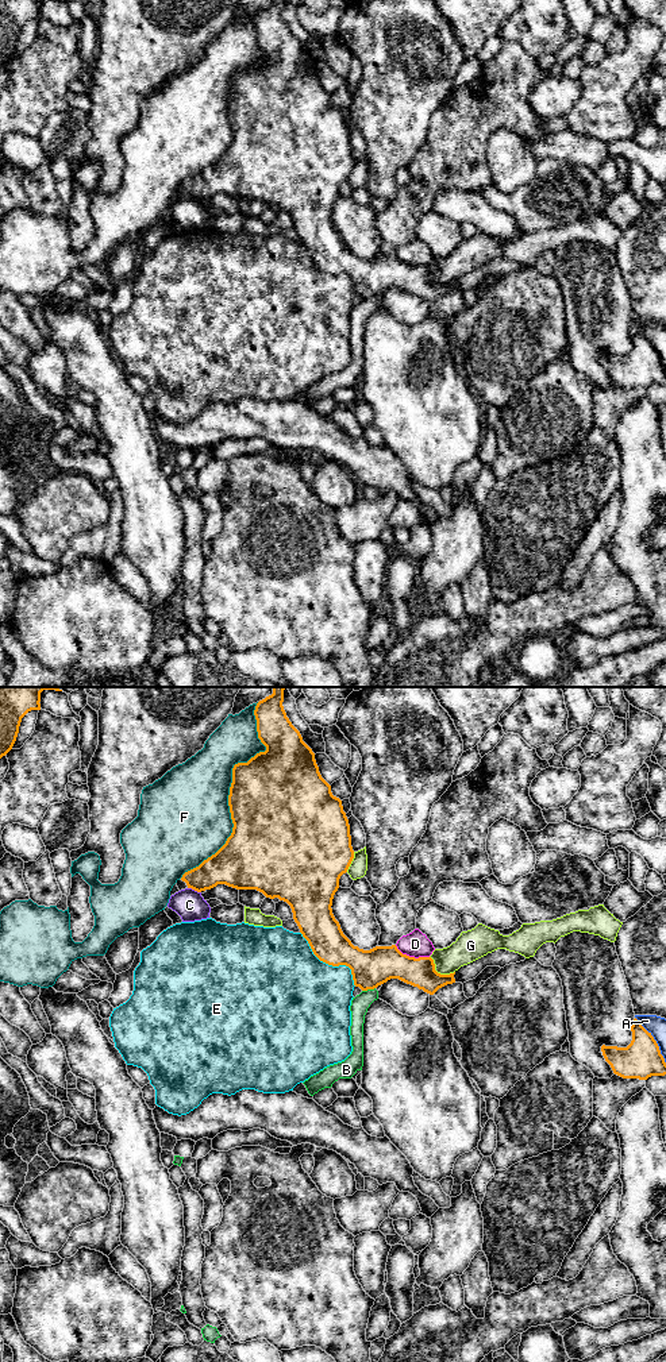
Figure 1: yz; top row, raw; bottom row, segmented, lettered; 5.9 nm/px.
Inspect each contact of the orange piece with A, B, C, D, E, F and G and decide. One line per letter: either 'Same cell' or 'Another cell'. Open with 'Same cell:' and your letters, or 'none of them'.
Same cell: none of them
A: Another cell
B: Another cell
C: Another cell
D: Another cell
E: Another cell
F: Another cell
G: Another cell

